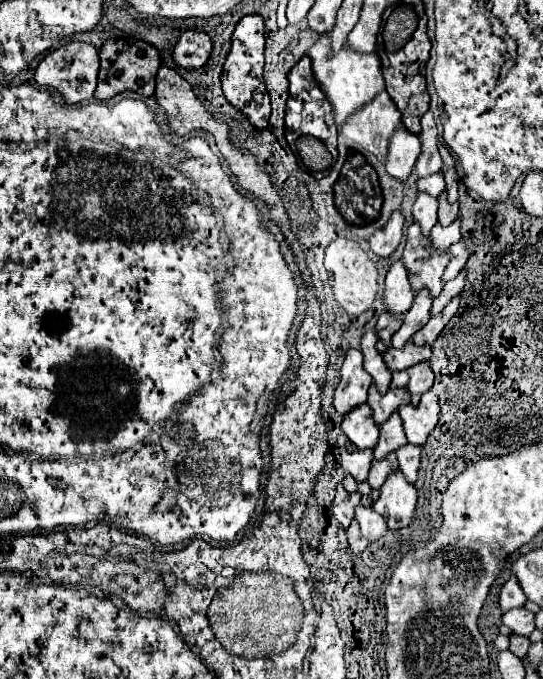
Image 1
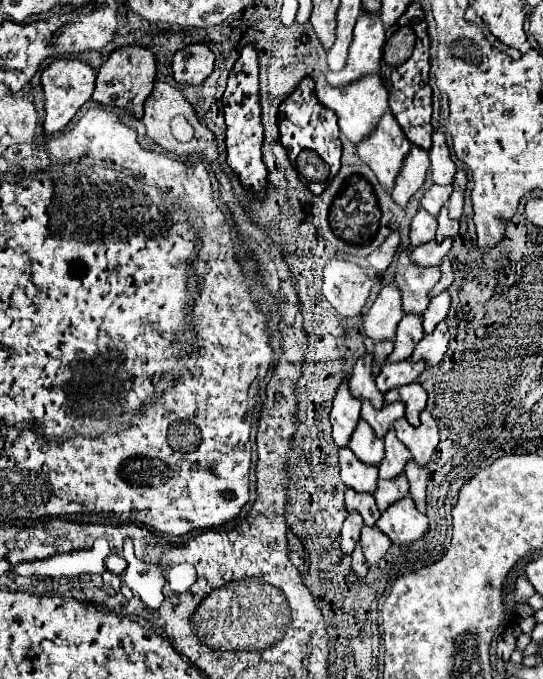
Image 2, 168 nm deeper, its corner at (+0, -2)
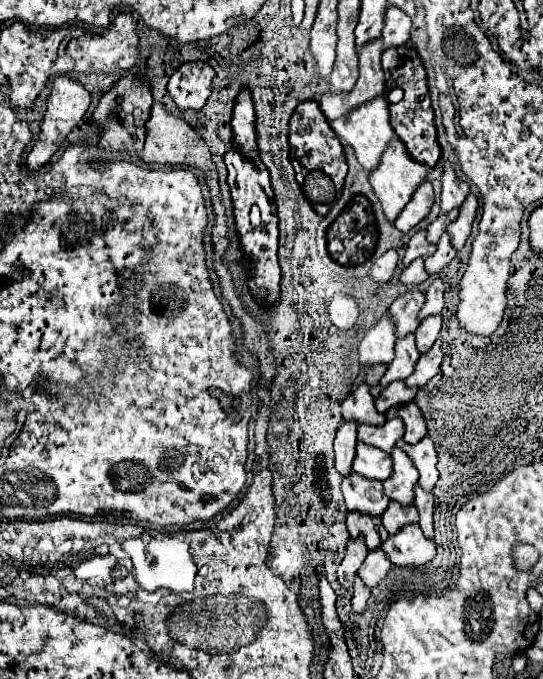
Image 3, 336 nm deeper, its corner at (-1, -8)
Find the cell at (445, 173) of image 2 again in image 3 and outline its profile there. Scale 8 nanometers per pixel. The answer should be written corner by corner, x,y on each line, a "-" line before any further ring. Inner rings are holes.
440,161
440,167
442,167
442,193
440,193
440,209
442,213
462,205
462,201
466,199
466,193
470,193
468,185
458,179
454,167
450,161

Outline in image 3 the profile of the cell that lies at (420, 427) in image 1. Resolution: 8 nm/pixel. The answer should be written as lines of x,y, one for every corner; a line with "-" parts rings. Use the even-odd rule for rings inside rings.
426,435
422,441
418,441
416,445
410,445
406,443
404,439
400,439
396,443
396,447
400,447
414,463
414,467
418,469
420,473
420,479
418,479
418,485
426,491
432,491
434,483
438,481
438,469
436,469
436,463
438,463
438,457
436,457
436,449
434,449
434,443
430,439
430,435

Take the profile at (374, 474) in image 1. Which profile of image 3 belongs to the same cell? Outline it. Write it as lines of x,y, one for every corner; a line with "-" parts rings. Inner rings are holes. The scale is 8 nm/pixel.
390,501
390,505
382,513
382,523
390,535
396,533
402,525
416,523
416,521
418,521
418,511
414,509
414,503
400,505
398,501

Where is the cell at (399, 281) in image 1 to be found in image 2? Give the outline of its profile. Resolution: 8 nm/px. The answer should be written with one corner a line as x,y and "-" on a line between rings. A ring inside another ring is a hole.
393,283
385,285
365,317
365,335
373,341
391,341
395,337
395,327
403,315
405,313
401,307
399,289

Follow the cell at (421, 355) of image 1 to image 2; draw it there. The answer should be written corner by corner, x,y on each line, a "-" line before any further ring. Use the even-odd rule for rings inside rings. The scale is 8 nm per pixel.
399,361
399,363
385,363
381,367
379,377
375,379
377,389
381,393
387,393
389,389
407,385
417,381
417,377
423,373
425,363
413,363
413,361

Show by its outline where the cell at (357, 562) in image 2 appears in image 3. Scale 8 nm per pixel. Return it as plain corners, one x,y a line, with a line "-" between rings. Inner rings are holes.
356,575
354,587
352,587
352,607
354,607
354,611
362,611
366,607
368,597
370,597
370,587
364,585
364,581

